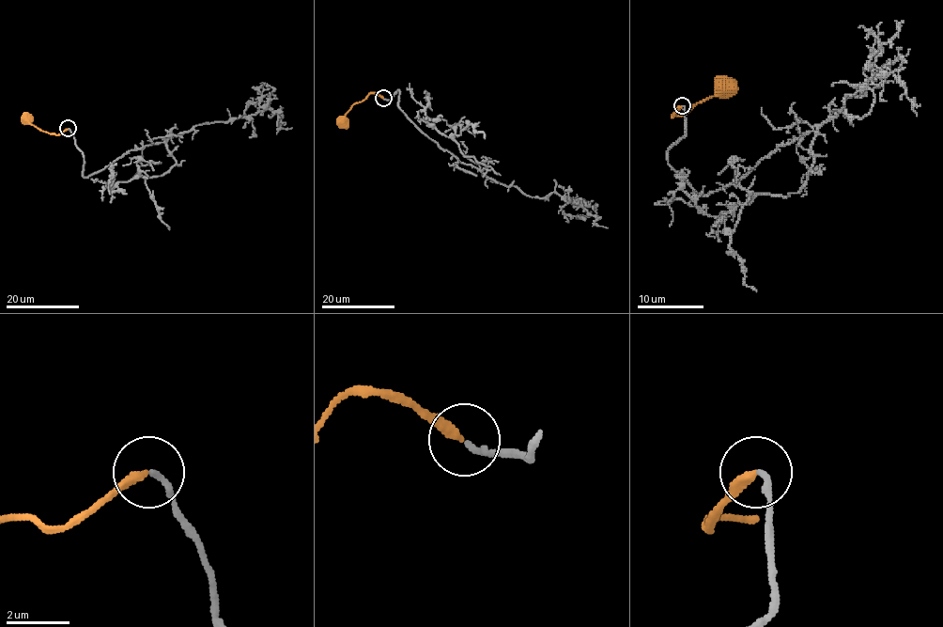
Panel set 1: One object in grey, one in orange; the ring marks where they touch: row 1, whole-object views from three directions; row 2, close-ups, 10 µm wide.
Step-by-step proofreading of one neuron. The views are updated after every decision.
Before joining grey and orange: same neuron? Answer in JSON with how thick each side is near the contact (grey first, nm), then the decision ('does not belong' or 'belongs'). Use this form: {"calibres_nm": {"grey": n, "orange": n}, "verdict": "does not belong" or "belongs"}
{"calibres_nm": {"grey": 200, "orange": 280}, "verdict": "belongs"}

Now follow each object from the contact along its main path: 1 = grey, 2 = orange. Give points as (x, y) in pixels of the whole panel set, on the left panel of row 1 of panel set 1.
1: (69, 129), (88, 177), (128, 151), (269, 107), (282, 128), (292, 128)
2: (68, 129), (55, 134), (39, 130), (29, 122), (26, 115)

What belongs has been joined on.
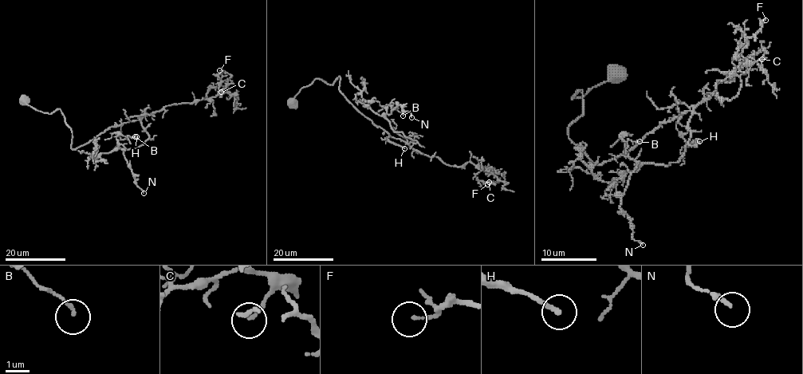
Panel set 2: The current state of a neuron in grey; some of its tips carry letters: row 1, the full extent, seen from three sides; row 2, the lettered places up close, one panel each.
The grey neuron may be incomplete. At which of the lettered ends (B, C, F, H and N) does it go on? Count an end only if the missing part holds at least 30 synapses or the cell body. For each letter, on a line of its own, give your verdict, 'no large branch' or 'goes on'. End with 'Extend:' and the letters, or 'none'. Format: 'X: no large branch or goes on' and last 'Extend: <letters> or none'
B: no large branch
C: no large branch
F: no large branch
H: no large branch
N: no large branch
Extend: none

